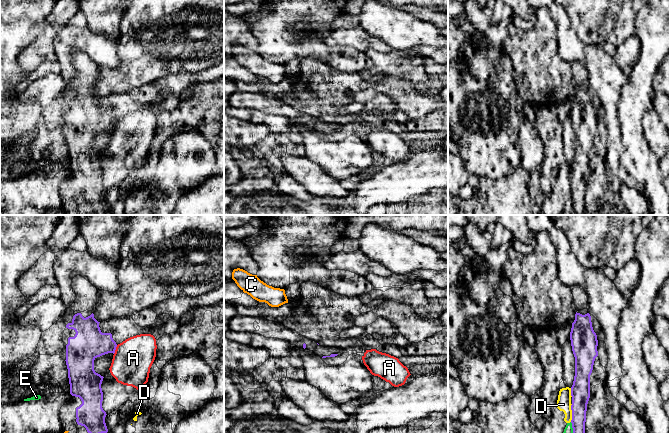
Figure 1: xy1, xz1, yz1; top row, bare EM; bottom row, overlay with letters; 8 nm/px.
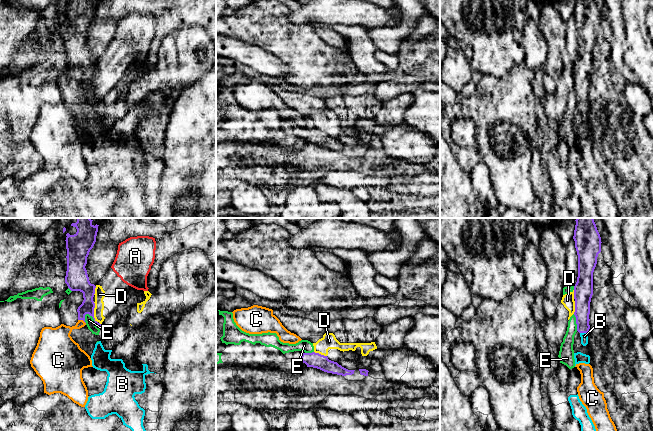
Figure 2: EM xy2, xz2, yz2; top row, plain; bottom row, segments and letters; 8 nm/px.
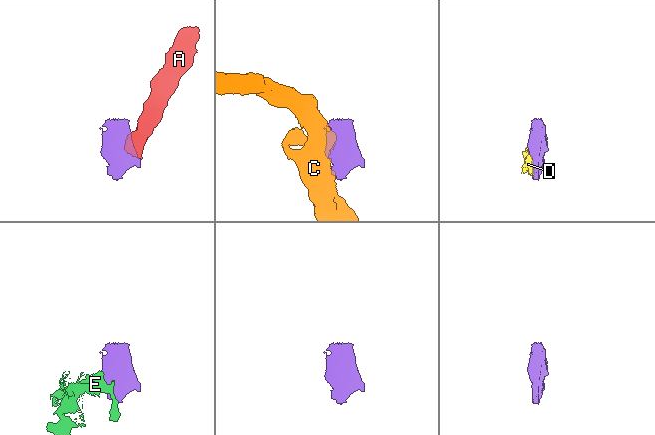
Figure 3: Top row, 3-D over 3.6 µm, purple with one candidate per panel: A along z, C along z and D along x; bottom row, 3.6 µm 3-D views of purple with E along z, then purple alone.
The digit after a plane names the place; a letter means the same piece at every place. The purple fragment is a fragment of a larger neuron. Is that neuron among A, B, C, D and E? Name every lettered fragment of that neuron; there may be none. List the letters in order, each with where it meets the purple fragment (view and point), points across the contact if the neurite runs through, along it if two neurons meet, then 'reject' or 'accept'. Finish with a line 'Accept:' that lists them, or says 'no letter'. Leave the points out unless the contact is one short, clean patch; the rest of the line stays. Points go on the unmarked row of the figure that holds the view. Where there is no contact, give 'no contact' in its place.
A: xy1 (115, 125) | along xy1 (117, 121), (113, 129) | reject
B: yz2 (584, 108) | across yz2 (582, 77), (582, 101), (584, 108), (584, 112) | accept
C: xy2 (82, 95) | reject
D: xy2 (93, 88) | along xy2 (93, 78), (94, 95), (97, 98) | reject
E: xy2 (94, 96) | reject
Accept: B

